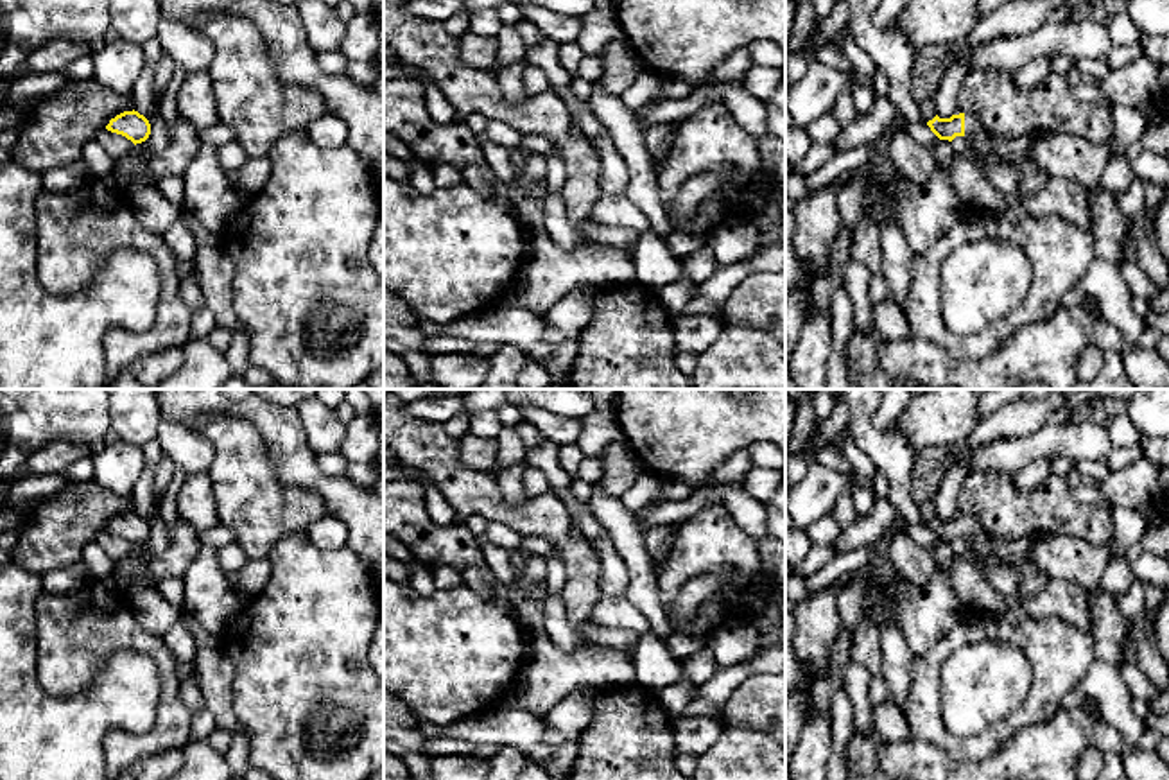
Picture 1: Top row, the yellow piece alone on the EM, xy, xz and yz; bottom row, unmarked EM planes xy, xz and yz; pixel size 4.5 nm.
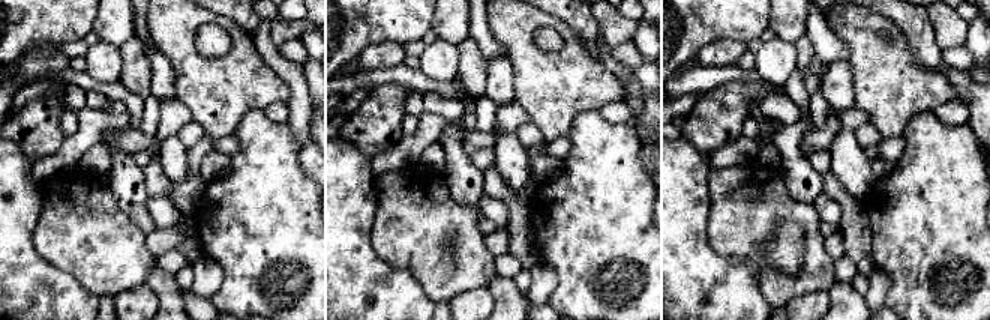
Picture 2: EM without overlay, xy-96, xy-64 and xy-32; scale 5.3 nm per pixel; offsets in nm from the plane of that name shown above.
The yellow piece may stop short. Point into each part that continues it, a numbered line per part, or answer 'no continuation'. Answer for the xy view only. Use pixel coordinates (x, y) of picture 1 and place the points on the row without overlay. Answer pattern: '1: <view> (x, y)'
no continuation

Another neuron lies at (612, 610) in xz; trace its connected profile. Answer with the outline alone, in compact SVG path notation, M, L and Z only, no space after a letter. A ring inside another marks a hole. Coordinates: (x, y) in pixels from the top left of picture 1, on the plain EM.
M602 594L592 611L592 620L606 628L622 628L638 635L651 631L649 620L624 595Z

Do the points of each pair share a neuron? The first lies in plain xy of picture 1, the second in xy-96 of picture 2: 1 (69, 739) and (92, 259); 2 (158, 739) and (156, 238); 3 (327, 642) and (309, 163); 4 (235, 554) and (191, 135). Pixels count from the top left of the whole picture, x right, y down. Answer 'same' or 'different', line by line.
1: different
2: different
3: different
4: same

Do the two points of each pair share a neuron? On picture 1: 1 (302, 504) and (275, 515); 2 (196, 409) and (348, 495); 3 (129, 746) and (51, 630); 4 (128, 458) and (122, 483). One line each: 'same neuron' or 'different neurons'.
1: same neuron
2: same neuron
3: same neuron
4: same neuron

